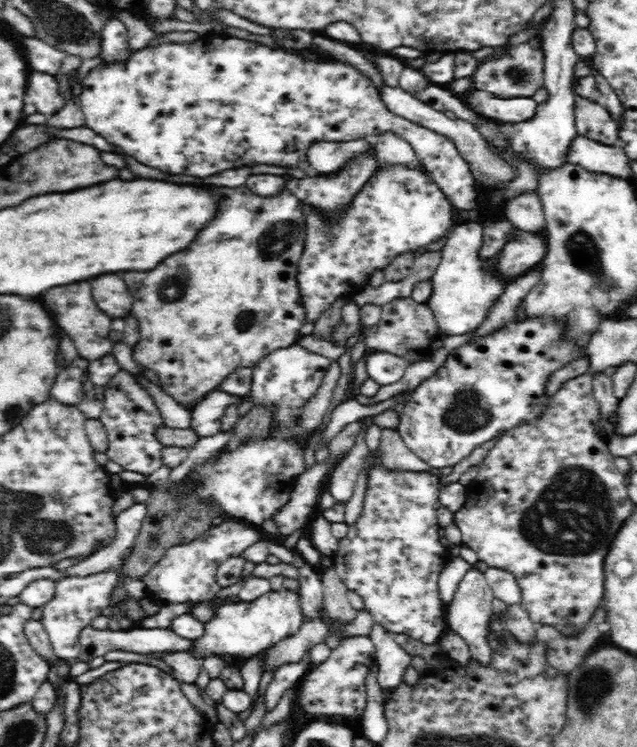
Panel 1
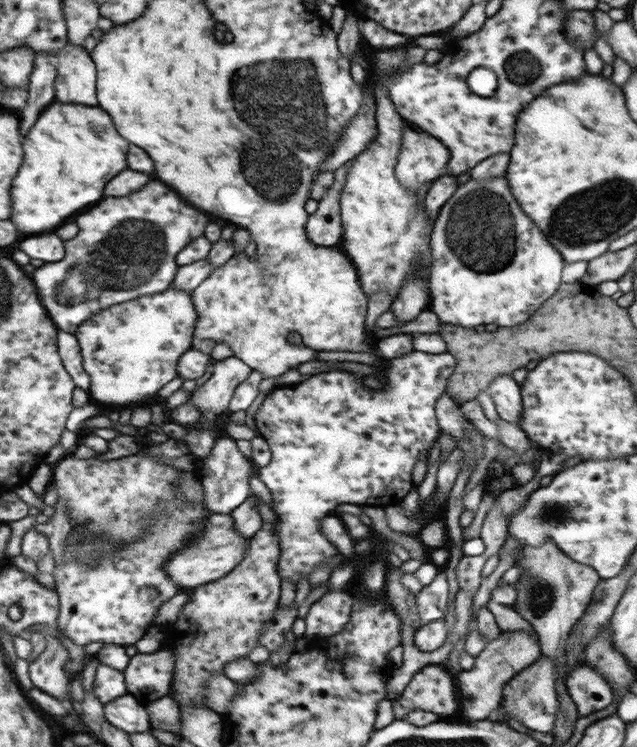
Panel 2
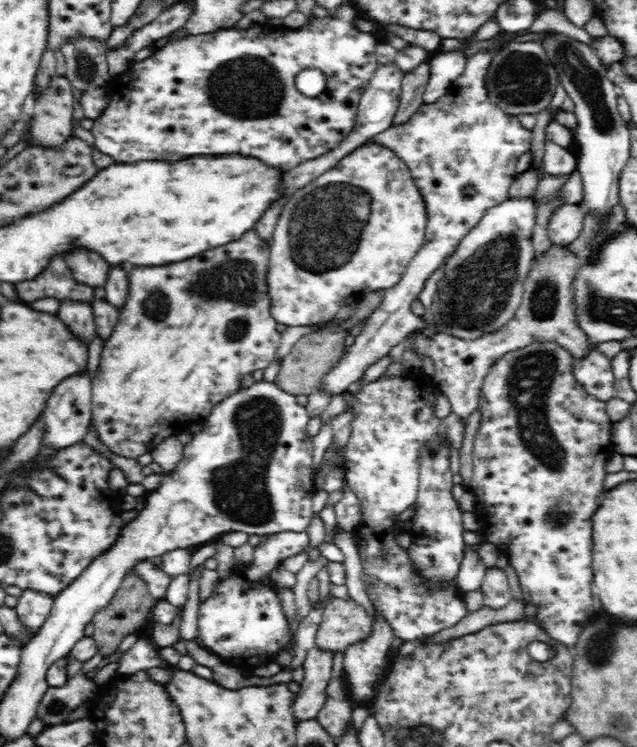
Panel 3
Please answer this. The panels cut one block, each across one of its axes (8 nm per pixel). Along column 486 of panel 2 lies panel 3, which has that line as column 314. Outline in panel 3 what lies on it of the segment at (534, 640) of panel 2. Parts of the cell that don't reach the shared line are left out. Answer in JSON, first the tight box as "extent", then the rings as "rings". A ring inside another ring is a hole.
{"extent":[292,644,334,721],"rings":[[[314,644],[308,649],[303,664],[303,681],[300,692],[292,703],[294,716],[298,721],[314,719],[326,702],[326,686],[332,678],[334,650],[324,650]]]}

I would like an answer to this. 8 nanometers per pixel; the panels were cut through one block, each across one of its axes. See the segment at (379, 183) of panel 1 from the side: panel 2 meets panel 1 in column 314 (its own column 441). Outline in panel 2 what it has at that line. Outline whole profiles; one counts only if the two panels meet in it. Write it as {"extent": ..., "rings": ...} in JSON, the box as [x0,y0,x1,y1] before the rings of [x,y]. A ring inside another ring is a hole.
{"extent":[428,178,565,329],"rings":[[[505,178],[469,179],[459,185],[439,209],[430,232],[429,245],[428,308],[443,324],[466,326],[468,329],[479,324],[493,324],[498,328],[518,325],[529,321],[542,302],[549,300],[562,283],[565,265],[562,255],[521,212]]]}

